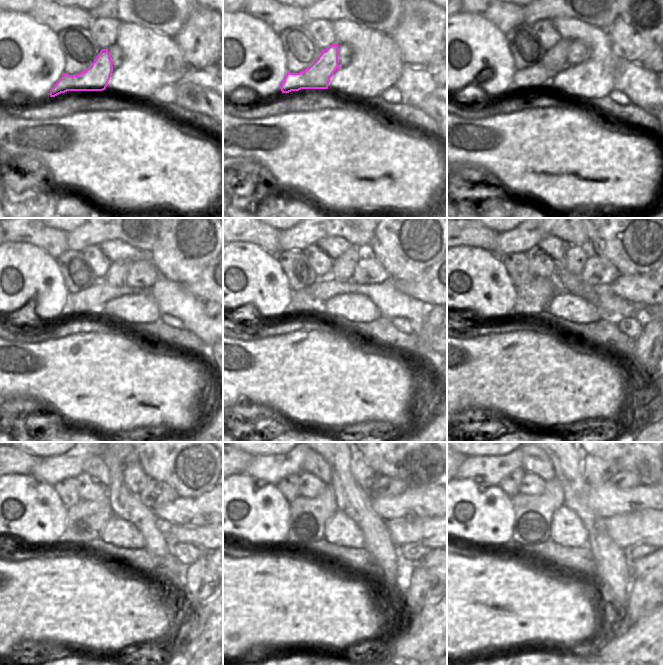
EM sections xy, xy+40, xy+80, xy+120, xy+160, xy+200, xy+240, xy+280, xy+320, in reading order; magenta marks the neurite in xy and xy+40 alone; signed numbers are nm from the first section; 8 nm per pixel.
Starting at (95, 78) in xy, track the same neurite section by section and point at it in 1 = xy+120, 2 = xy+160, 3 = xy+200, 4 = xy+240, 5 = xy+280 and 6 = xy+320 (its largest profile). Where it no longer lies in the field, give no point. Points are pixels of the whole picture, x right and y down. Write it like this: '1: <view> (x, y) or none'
1: xy+120 (87, 301)
2: xy+160 (343, 268)
3: xy+200 (576, 256)
4: xy+240 (135, 479)
5: xy+280 (364, 475)
6: xy+320 (595, 470)

